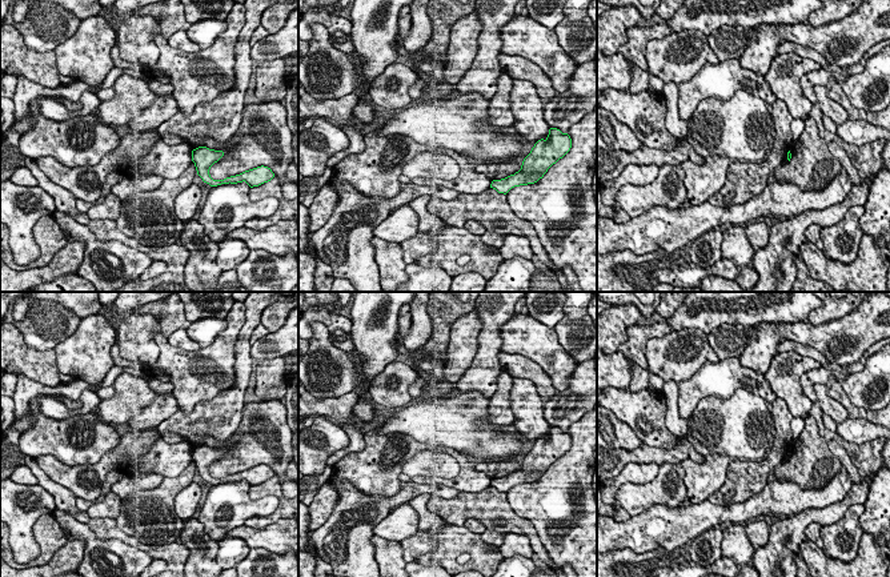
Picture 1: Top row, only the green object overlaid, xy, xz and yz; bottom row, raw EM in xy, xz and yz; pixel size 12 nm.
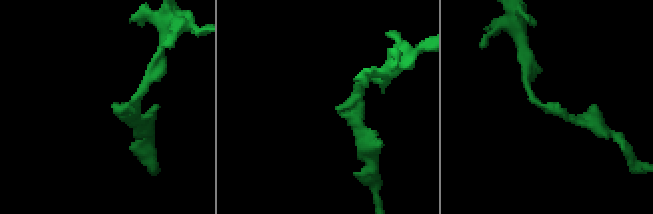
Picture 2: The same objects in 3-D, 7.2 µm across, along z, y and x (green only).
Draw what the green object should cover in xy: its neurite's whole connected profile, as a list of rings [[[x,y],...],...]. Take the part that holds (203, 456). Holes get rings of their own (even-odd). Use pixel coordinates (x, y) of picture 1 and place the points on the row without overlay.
[[[199,445],[192,449],[192,460],[195,461],[197,473],[203,477],[204,481],[211,485],[217,485],[221,482],[237,482],[245,480],[250,486],[258,485],[264,481],[270,480],[274,476],[274,472],[268,465],[257,465],[249,469],[245,469],[240,473],[226,476],[224,478],[213,478],[209,473],[211,465],[217,461],[224,454],[222,449],[209,448],[207,445]]]

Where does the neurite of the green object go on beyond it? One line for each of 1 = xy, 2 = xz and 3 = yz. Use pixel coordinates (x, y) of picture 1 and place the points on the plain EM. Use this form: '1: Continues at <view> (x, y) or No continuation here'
1: No continuation here
2: No continuation here
3: No continuation here

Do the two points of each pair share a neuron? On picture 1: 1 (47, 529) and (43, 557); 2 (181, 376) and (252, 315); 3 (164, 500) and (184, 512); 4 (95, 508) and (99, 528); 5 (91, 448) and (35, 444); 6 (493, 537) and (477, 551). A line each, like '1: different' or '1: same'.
1: same
2: different
3: different
4: different
5: same
6: different

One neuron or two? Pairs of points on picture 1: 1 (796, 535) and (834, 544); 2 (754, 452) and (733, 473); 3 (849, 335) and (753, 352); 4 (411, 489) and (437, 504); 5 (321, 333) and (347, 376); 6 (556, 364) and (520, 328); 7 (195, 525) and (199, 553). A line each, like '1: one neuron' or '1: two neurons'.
1: two neurons
2: two neurons
3: one neuron
4: two neurons
5: one neuron
6: one neuron
7: one neuron

